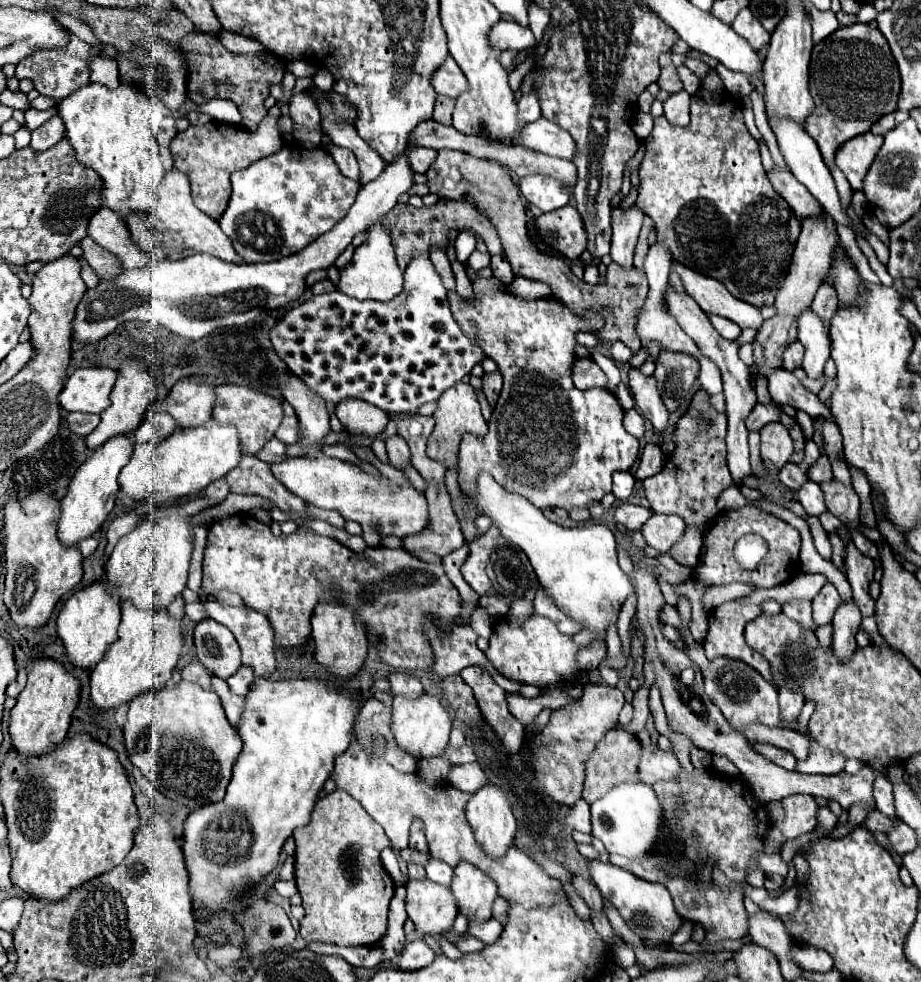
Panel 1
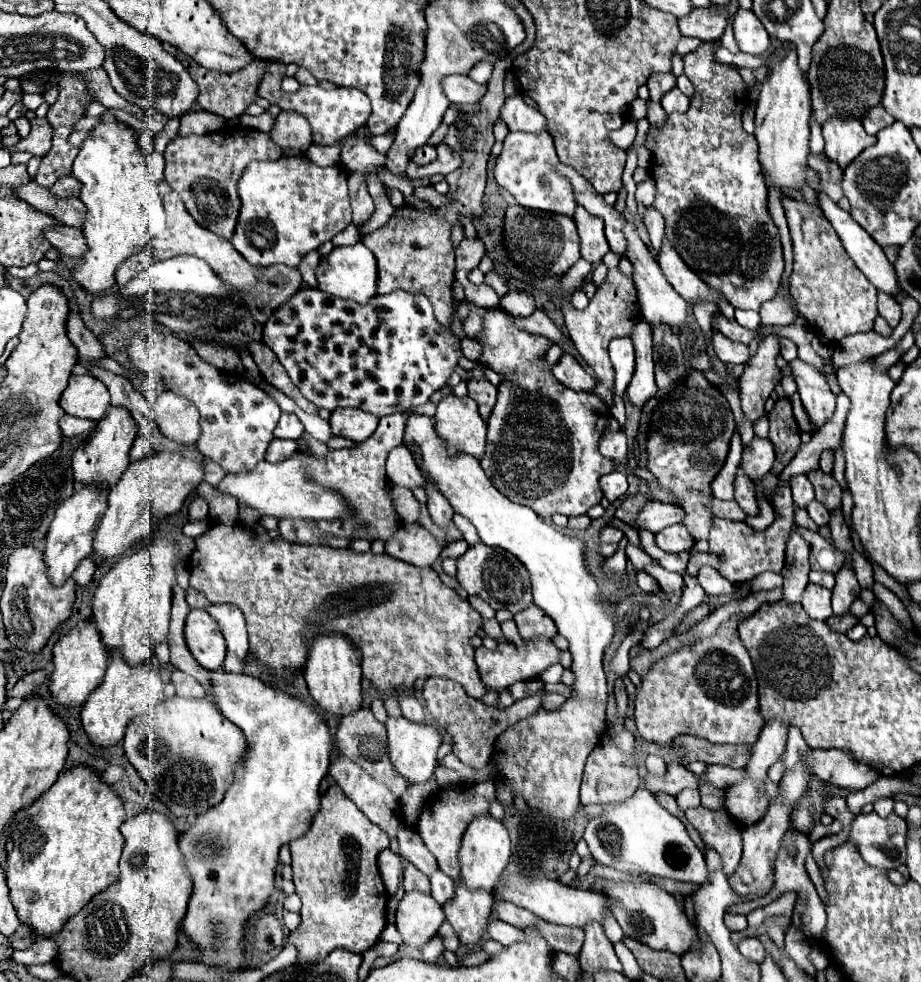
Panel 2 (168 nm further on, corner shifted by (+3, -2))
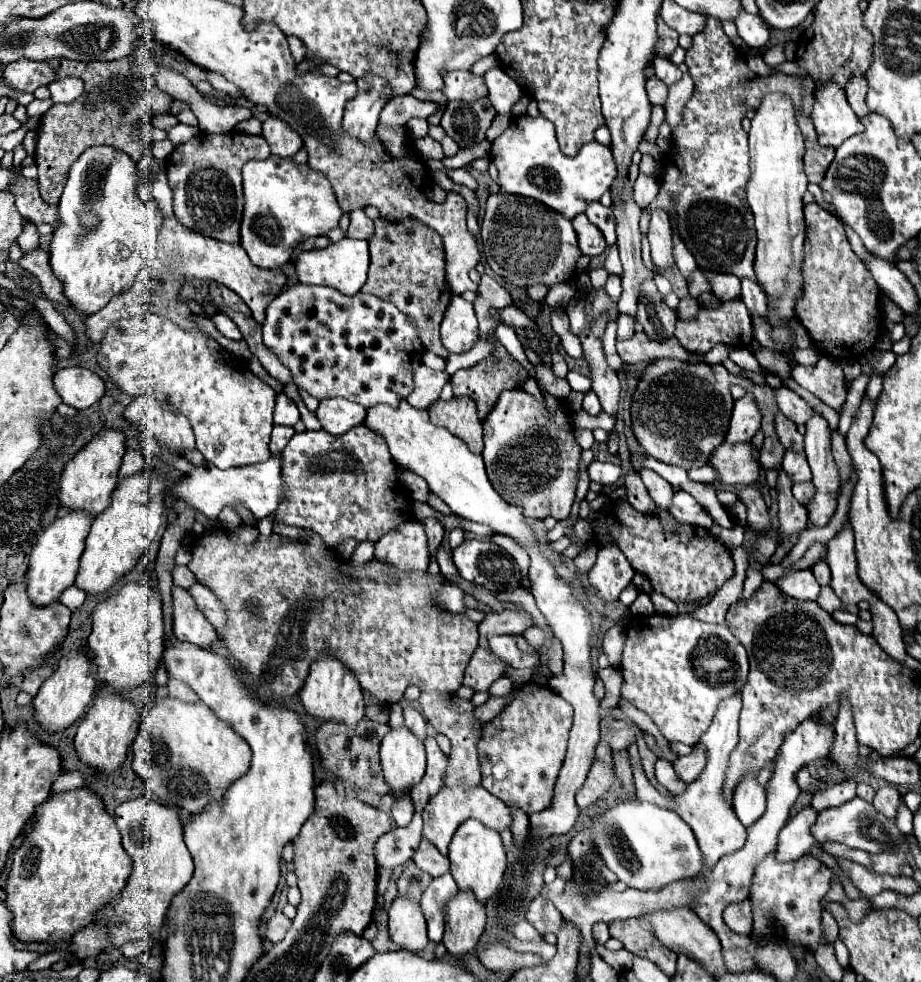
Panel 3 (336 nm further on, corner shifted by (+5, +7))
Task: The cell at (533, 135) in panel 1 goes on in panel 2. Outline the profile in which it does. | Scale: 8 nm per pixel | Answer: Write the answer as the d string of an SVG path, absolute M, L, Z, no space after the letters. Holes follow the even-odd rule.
M513 96L513 98L505 100L505 104L501 108L501 118L507 122L509 130L531 132L531 134L549 132L549 128L545 124L545 116L539 114L535 108L527 106L521 96Z

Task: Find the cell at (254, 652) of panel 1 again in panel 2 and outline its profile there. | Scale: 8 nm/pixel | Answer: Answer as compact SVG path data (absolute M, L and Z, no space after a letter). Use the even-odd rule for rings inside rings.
M193 588L187 590L187 604L189 604L191 608L201 608L201 610L207 610L207 608L209 608L207 598L205 598L201 592L195 592Z

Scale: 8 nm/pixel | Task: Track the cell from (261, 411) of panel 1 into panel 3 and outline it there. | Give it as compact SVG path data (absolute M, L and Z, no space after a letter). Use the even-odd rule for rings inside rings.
M133 315L113 321L95 359L123 393L149 395L185 415L193 427L197 449L211 465L231 469L271 457L269 437L277 393L257 379L247 363L225 357L221 345L205 333L185 331L161 315Z

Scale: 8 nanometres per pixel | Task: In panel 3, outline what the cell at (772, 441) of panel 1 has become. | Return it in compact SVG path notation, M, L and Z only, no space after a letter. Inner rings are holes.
M721 443L709 455L711 467L717 471L717 479L725 485L751 485L759 477L759 465L751 457L751 443Z

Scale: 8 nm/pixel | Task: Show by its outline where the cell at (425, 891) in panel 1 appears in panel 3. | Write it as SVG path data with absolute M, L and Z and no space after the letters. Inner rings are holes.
M397 897L389 907L389 939L397 949L419 953L427 947L427 925L419 903Z

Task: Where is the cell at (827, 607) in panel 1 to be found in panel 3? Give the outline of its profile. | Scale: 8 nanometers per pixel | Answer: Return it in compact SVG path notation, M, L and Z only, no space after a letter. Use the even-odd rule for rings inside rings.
M801 569L795 573L789 573L775 581L775 585L781 589L781 593L797 599L797 601L815 601L819 595L819 583L813 577L811 569Z

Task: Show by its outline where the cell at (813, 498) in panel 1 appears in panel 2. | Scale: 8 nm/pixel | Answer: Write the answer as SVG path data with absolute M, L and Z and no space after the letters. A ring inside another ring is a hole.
M805 474L791 478L791 490L793 490L793 500L795 500L795 504L799 504L799 508L807 508L809 502L815 500L813 484L807 480Z

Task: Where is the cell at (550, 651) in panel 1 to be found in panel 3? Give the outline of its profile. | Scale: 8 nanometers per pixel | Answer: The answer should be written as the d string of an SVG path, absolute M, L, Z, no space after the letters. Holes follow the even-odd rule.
M479 647L465 669L463 685L473 691L487 691L495 679L505 675L505 667L509 665L501 661L495 653Z

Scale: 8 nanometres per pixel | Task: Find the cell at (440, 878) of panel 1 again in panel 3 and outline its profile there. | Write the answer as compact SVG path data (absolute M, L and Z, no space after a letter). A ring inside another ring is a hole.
M445 873L441 877L435 877L433 883L425 889L423 899L421 899L421 907L427 919L427 931L429 931L429 939L433 943L439 943L443 937L443 903L449 903L455 895L457 895L457 885L455 879L451 877L451 873Z

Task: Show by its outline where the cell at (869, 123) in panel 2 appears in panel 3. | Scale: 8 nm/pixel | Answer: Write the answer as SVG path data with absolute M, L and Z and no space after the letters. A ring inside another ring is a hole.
M855 75L849 79L849 83L845 85L845 95L847 95L847 101L851 105L851 109L859 115L859 117L865 117L869 113L869 109L865 107L865 95L867 95L867 83L861 75Z

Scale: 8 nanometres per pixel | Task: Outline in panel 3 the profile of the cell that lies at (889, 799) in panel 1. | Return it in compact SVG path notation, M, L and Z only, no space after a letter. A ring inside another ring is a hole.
M891 785L877 789L877 795L875 795L875 799L873 799L875 809L877 809L879 813L883 813L885 817L895 817L899 803L901 803L901 795L899 795L897 789L891 787Z

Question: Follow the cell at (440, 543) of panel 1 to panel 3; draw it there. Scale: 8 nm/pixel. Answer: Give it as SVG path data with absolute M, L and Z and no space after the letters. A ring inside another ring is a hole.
M419 521L401 523L397 531L389 531L375 545L375 559L397 569L401 575L409 571L425 571L429 565L427 535Z

